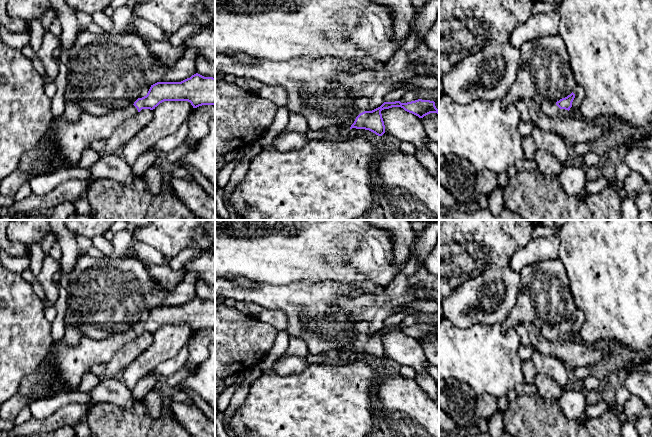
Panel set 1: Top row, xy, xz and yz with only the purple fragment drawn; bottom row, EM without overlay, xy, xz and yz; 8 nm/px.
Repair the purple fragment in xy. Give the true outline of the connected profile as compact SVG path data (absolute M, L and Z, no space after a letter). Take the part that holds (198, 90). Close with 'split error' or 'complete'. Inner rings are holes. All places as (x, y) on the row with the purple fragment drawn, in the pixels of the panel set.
M196 73L181 82L157 82L151 85L146 96L138 98L133 105L113 110L105 115L91 115L82 112L75 121L67 120L63 116L54 117L37 146L22 156L17 169L26 174L33 174L35 177L50 173L55 168L78 167L81 156L86 150L90 149L90 144L93 141L109 138L124 121L136 116L142 109L153 110L164 101L188 101L193 108L202 105L215 105L215 78L204 77ZM43 140L49 140L55 145L53 157L43 158L40 155L40 144Z; split error

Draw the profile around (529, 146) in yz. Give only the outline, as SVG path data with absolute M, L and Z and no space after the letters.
M530 135L523 138L523 148L525 152L525 158L527 160L534 159L537 149L535 146L535 142Z

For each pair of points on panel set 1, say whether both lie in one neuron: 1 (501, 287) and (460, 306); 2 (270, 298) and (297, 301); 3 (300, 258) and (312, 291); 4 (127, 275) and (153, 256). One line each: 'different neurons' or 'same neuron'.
1: same neuron
2: same neuron
3: different neurons
4: different neurons

